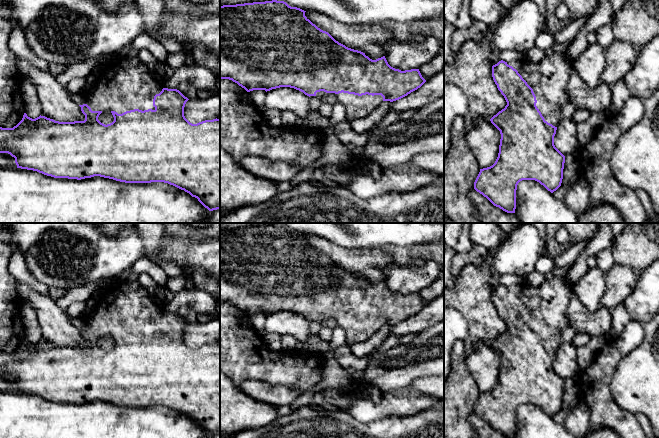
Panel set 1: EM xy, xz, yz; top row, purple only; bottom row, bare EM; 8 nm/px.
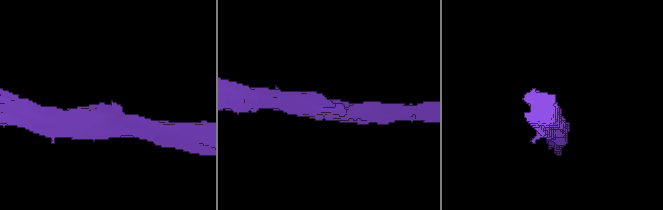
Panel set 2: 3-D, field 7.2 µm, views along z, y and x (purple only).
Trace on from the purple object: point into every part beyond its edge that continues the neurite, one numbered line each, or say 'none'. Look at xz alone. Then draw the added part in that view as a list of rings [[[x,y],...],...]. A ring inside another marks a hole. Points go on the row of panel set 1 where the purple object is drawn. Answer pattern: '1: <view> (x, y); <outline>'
1: xz (356, 106); [[[320,91],[316,93],[316,96],[322,97],[329,94],[333,94],[338,98],[339,103],[343,104],[346,109],[347,120],[350,123],[354,119],[364,118],[372,113],[382,102],[383,97],[381,95],[354,95],[348,93],[326,93]]]

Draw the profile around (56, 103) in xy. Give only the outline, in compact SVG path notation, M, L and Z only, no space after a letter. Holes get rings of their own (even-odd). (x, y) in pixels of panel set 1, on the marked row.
M18 57L18 72L22 81L30 82L37 90L38 98L42 106L41 116L53 119L59 122L84 121L85 115L81 107L73 101L69 93L63 88L49 71L39 69L31 61Z

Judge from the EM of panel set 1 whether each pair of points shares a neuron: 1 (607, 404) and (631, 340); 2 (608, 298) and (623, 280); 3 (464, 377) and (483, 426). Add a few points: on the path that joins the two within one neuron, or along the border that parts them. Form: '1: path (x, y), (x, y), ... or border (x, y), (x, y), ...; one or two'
1: path (603, 388), (603, 366), (615, 354); one
2: path (612, 294), (620, 284); one
3: border (473, 411), (469, 416), (469, 422), (472, 427); two

